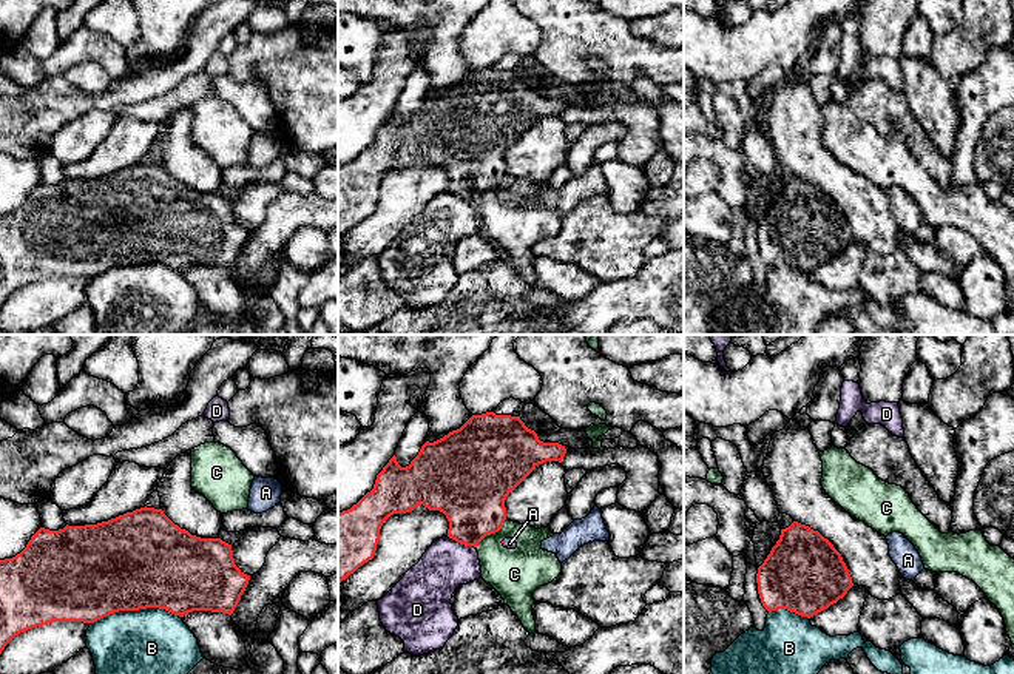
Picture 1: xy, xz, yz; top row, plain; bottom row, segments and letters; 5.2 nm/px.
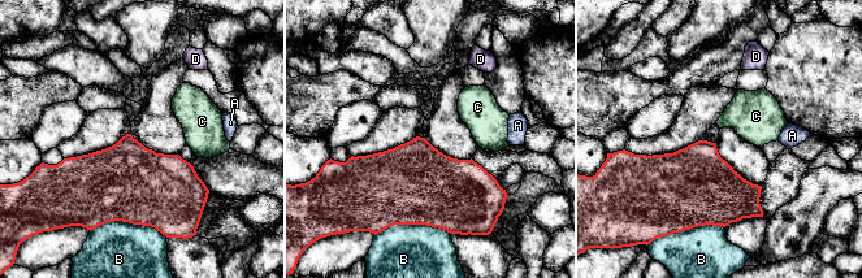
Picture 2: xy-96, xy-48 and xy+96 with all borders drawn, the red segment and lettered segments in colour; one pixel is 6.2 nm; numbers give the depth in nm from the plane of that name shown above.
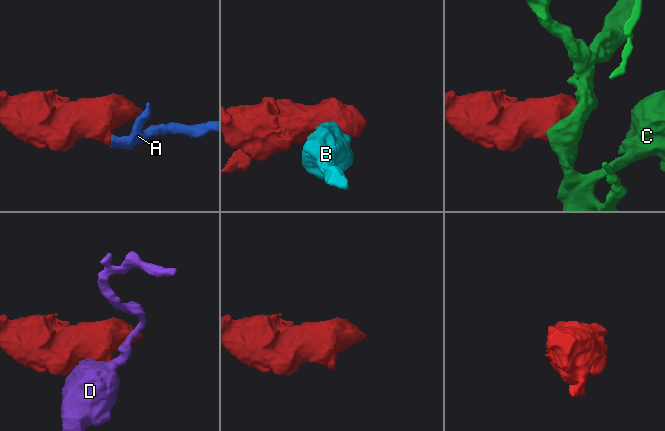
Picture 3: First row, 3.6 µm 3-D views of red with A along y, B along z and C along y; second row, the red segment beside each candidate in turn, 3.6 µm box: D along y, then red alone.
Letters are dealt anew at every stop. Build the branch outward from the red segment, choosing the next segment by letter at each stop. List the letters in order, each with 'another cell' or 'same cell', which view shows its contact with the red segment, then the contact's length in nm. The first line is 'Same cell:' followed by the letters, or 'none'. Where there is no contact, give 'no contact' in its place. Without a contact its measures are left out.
Same cell: A
A: same cell; contact in xz; length 30 nm
B: another cell; contact in xy; length 480 nm
C: another cell; contact in xz; length 220 nm
D: another cell; contact in xz; length 160 nm

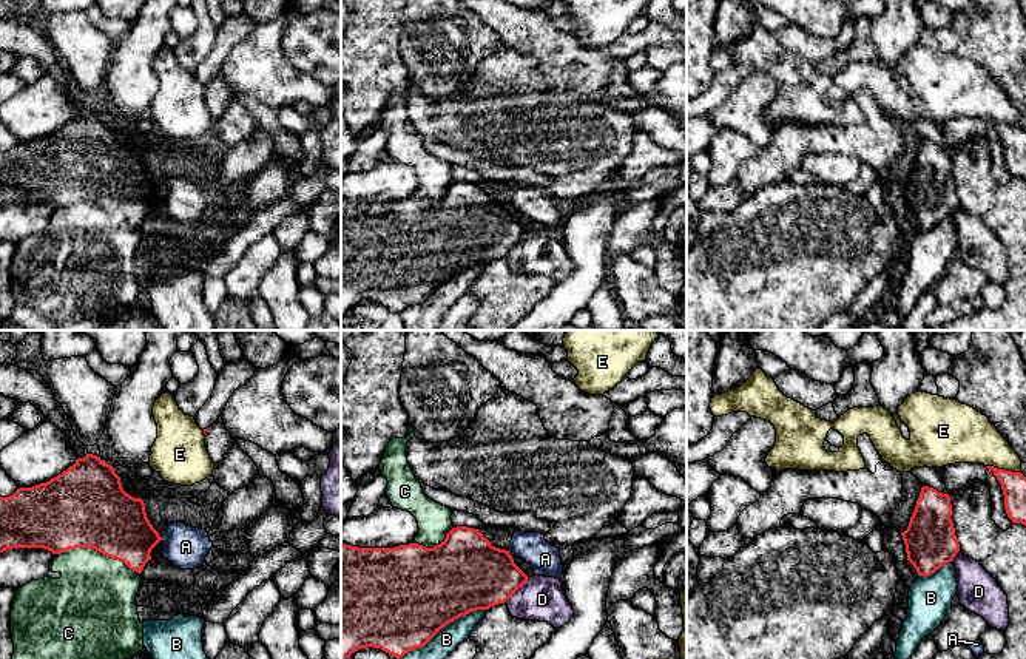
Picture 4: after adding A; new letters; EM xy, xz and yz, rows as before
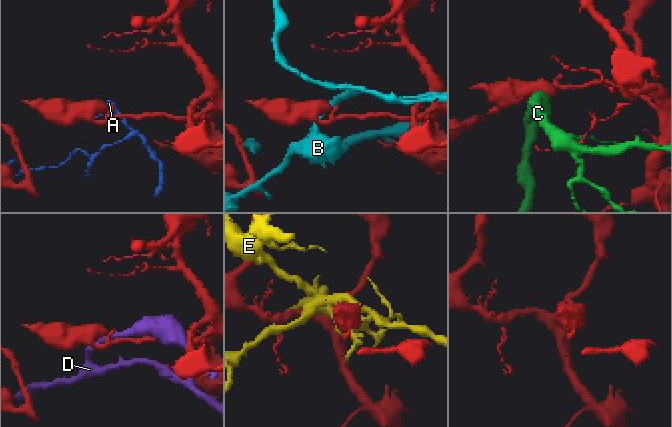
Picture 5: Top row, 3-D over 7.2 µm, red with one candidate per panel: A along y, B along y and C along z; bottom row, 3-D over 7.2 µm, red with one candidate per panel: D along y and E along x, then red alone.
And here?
Same cell: none
A: another cell; contact in xz; length 40 nm
B: another cell; contact in xz; length 500 nm
C: another cell; contact in xy; length 440 nm
D: another cell; contact in xz; length 180 nm
E: another cell; contact in yz; length 190 nm

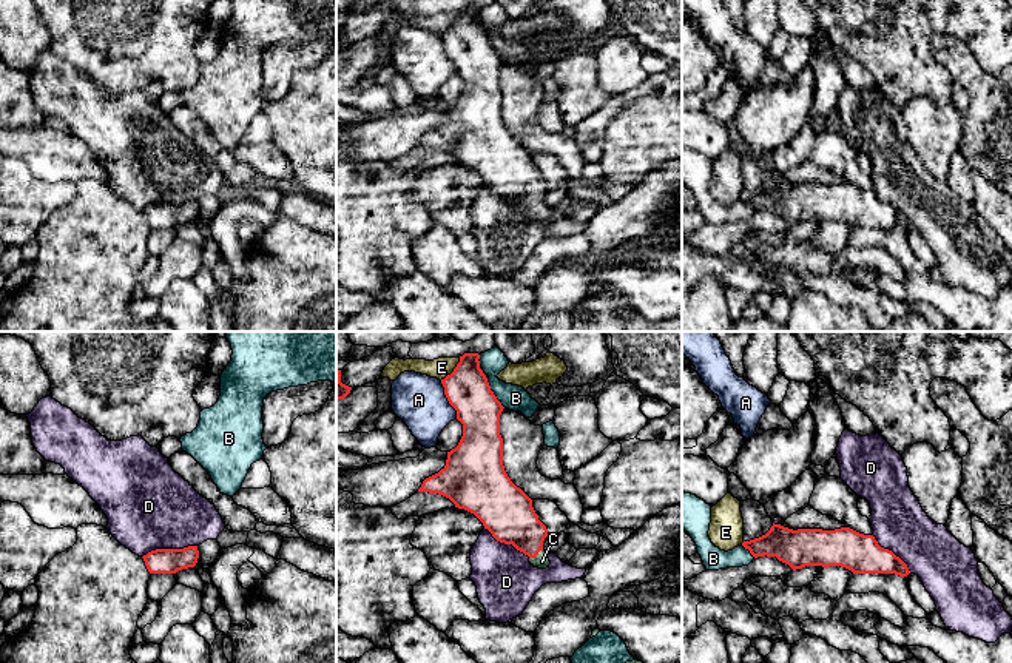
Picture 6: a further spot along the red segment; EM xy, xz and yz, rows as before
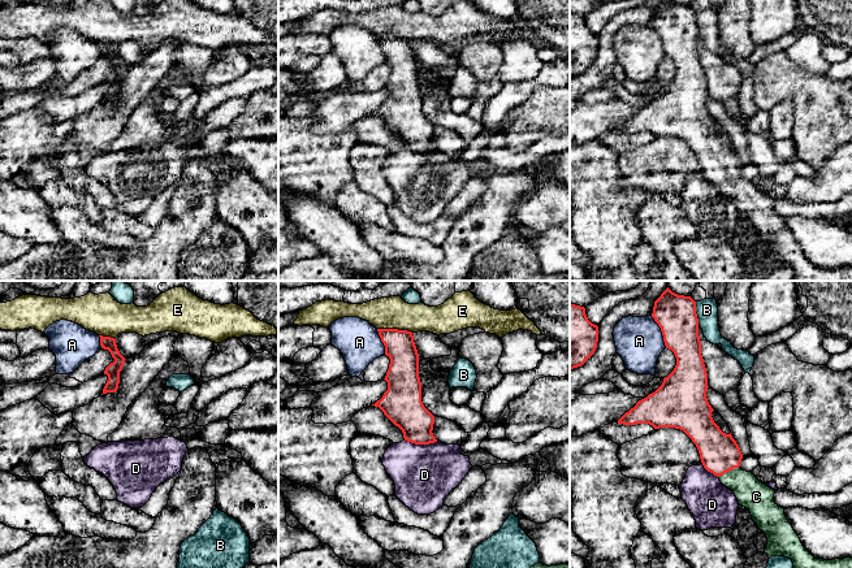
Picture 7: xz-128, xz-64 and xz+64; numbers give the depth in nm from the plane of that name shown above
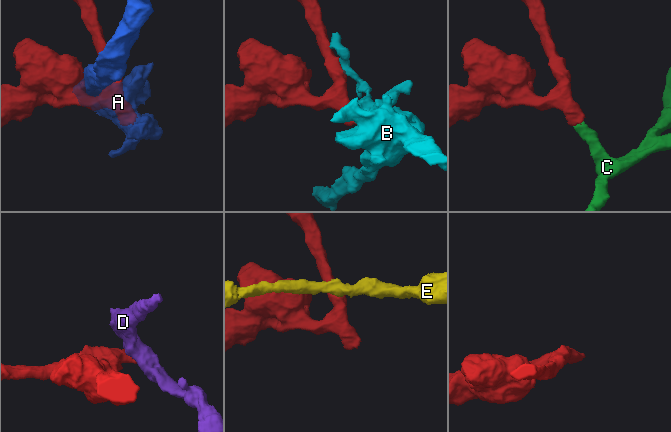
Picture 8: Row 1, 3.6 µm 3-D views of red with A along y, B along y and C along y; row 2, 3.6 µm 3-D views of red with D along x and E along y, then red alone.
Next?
Same cell: C
A: another cell; contact in xz; length 220 nm
B: another cell; contact in xz; length 180 nm
C: same cell; contact in xz; length 90 nm
D: another cell; contact in xy; length 300 nm
E: another cell; contact in xz; length 160 nm

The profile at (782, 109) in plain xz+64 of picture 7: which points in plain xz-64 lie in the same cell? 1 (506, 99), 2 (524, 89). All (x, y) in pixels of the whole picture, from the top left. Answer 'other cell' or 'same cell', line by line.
1: same cell
2: same cell

